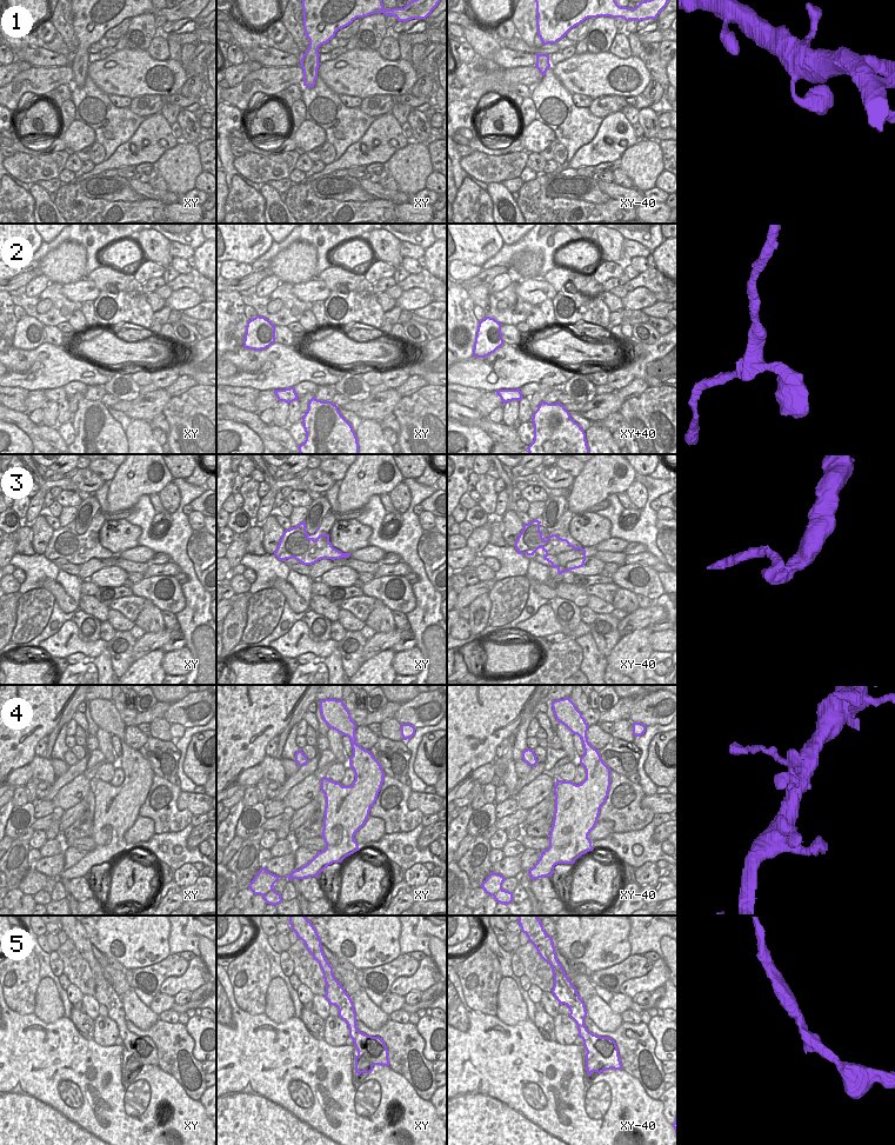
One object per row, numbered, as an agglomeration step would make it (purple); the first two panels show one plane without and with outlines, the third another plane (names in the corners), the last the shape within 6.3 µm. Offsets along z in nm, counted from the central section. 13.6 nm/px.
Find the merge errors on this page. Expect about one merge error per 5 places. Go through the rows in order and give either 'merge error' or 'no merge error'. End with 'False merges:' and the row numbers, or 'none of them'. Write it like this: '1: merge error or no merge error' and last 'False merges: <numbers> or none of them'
1: no merge error
2: no merge error
3: merge error
4: no merge error
5: no merge error
False merges: 3

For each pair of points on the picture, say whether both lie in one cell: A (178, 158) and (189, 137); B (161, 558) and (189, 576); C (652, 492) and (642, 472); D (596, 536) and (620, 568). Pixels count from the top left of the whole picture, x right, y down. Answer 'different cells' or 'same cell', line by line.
A: different cells
B: different cells
C: different cells
D: same cell

